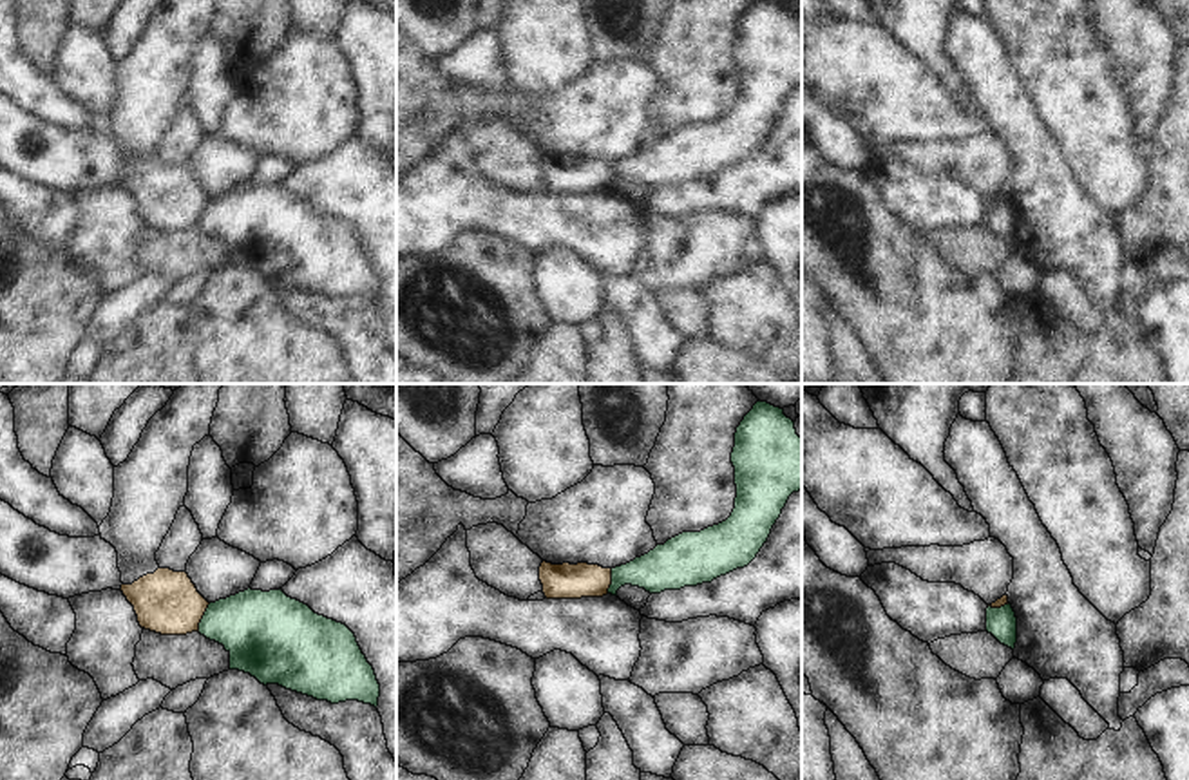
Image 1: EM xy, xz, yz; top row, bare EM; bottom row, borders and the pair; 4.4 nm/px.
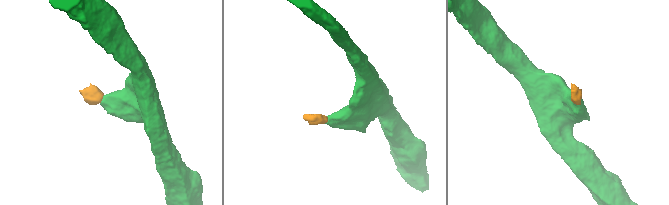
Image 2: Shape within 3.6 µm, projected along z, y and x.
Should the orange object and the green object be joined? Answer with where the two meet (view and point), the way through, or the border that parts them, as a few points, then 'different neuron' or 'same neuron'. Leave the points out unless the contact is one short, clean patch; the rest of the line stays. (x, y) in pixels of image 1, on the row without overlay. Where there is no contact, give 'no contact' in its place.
meets orange in xy at (201, 212); border along xy (210, 198), (198, 225); different neuron

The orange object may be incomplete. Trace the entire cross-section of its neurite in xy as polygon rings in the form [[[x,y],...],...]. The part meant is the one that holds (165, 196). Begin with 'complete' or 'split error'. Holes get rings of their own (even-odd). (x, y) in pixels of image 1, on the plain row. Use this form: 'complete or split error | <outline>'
split error | [[[165,0],[141,27],[128,52],[114,62],[114,92],[100,119],[101,134],[118,147],[121,186],[134,201],[141,223],[161,230],[199,226],[208,195],[197,186],[186,166],[161,163],[156,156],[165,130],[188,87],[188,60],[194,40],[210,29],[217,0]]]

